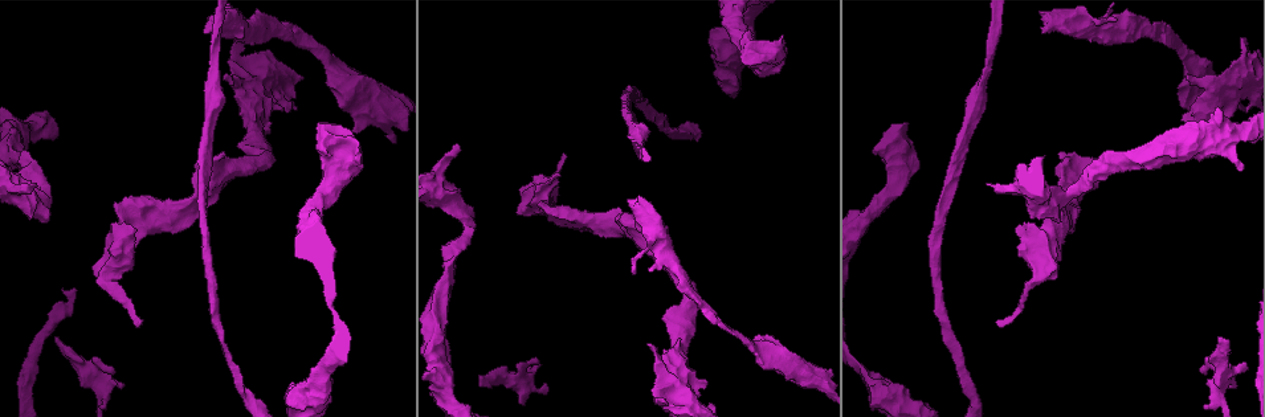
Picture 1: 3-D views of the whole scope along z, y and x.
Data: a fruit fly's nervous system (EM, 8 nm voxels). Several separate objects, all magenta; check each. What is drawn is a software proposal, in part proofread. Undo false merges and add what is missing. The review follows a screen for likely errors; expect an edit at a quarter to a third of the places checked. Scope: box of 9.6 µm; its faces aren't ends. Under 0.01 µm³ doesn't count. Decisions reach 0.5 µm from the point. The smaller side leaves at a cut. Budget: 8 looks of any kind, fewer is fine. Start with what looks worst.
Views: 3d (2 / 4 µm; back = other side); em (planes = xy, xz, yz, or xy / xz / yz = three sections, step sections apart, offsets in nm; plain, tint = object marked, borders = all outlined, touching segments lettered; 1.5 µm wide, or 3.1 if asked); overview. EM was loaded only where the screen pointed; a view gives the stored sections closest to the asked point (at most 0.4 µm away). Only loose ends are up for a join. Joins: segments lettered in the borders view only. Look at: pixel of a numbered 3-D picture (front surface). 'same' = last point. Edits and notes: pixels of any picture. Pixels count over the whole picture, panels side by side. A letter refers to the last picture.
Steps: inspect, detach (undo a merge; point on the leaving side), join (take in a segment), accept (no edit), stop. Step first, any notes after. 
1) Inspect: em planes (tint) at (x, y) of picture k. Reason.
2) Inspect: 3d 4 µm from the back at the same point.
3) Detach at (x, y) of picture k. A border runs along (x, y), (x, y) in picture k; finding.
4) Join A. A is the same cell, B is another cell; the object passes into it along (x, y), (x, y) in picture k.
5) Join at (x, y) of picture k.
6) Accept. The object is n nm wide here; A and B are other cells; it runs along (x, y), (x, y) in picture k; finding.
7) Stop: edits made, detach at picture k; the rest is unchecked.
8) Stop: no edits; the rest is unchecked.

Inspect: 3d 2 µm at (1042, 31) of picture 1. Thick end.

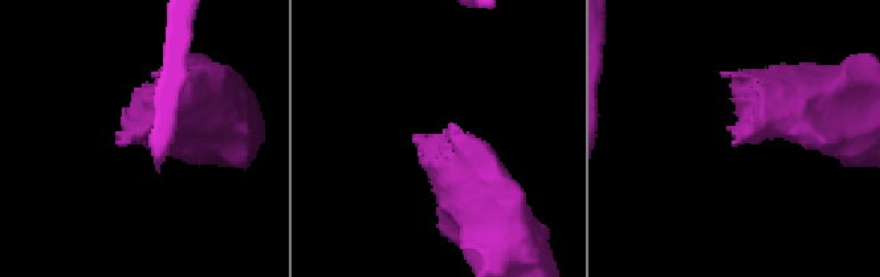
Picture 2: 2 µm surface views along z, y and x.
Inspect: em planes (borders) at (125, 146) of picture 2.

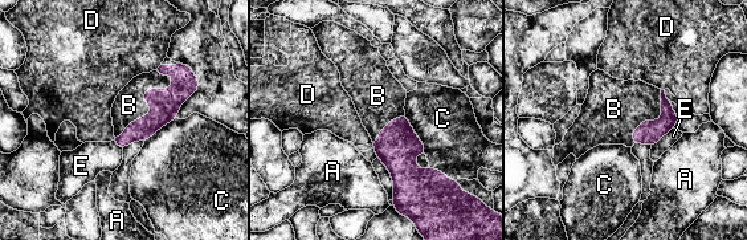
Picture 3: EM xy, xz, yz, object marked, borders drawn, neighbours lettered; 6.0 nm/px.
Join B. B is the same cell, A, C, D and E are other cells; the object passes into it along (164, 104), (146, 101), (129, 105) in picture 3; it goes on there.

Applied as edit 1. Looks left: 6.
Inspect: 3d 2 µm at (1057, 220) of picture 1.

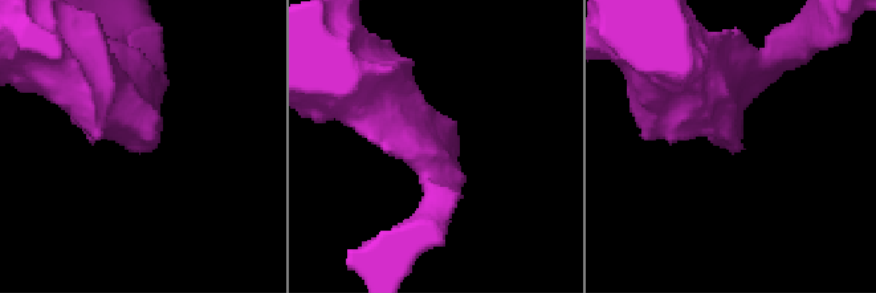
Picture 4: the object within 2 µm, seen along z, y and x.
Inspect: em planes (borders) at (139, 154) of picture 4.

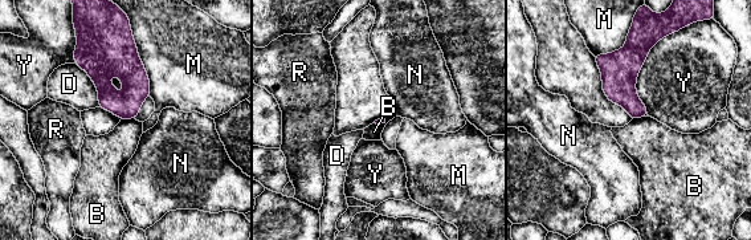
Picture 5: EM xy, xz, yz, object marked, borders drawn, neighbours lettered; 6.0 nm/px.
Accept. The longest contact is with Y, 500 nm; B, D, M, N, R and Y are other cells; a border runs along (134, 117), (121, 120) in picture 5; no lettered segment goes on from it.

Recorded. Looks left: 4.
Inspect: em yz step 8 (tint) at (1151, 156) of picture 1.

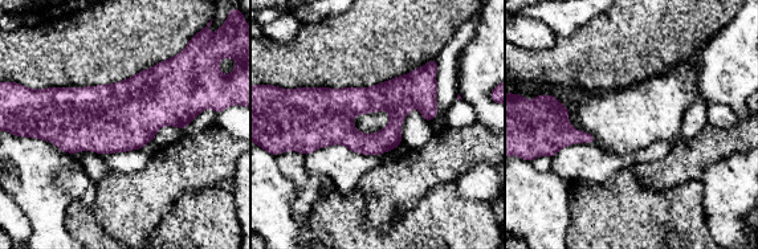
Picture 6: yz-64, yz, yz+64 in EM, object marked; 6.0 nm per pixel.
Inspect: em xz step 4 (borders) at the same point. Cut it another way.

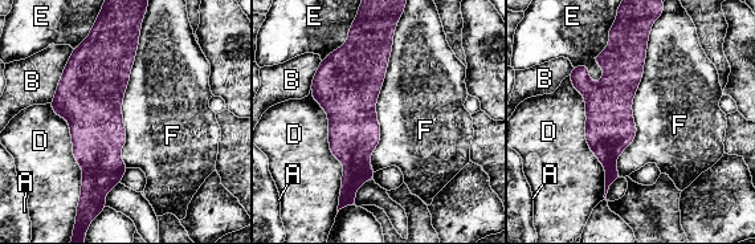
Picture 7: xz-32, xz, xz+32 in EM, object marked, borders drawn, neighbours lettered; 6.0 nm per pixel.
Accept. The longest contact is with F, 800 nm; A, B, D, E and F are other cells; it runs along (615, 44), (609, 179) in picture 7; continuous, no second neuron.

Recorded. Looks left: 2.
Stop: edits made, join at picture 3; the rest is unchecked.

